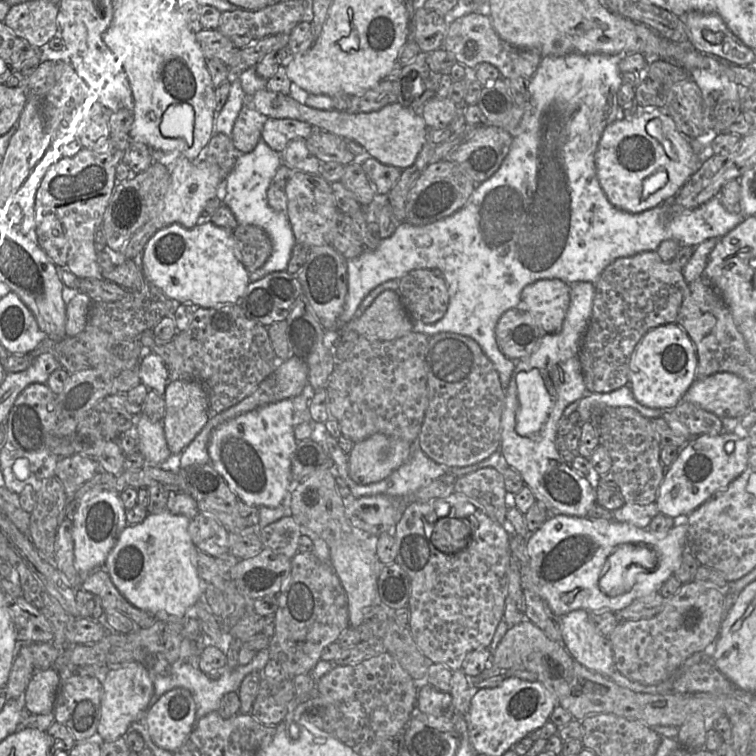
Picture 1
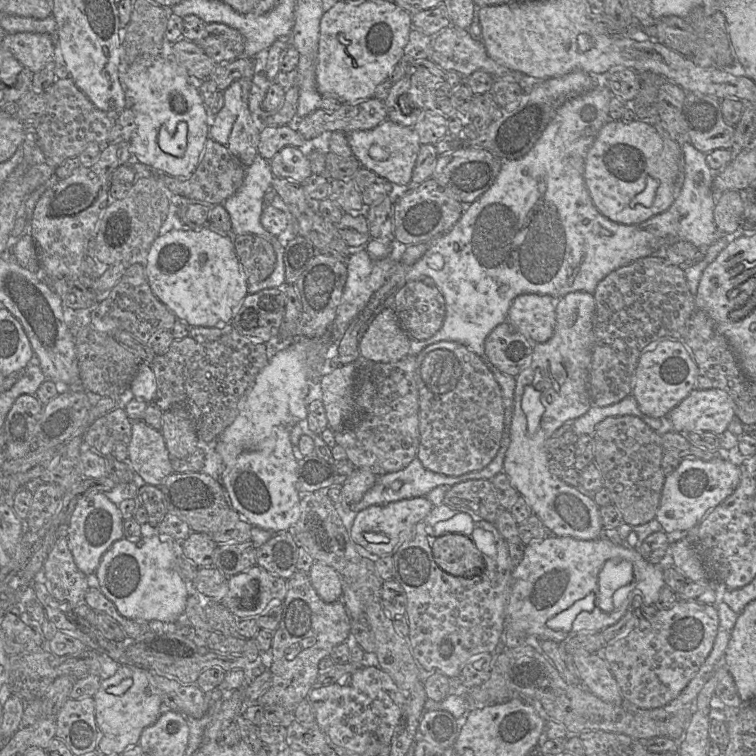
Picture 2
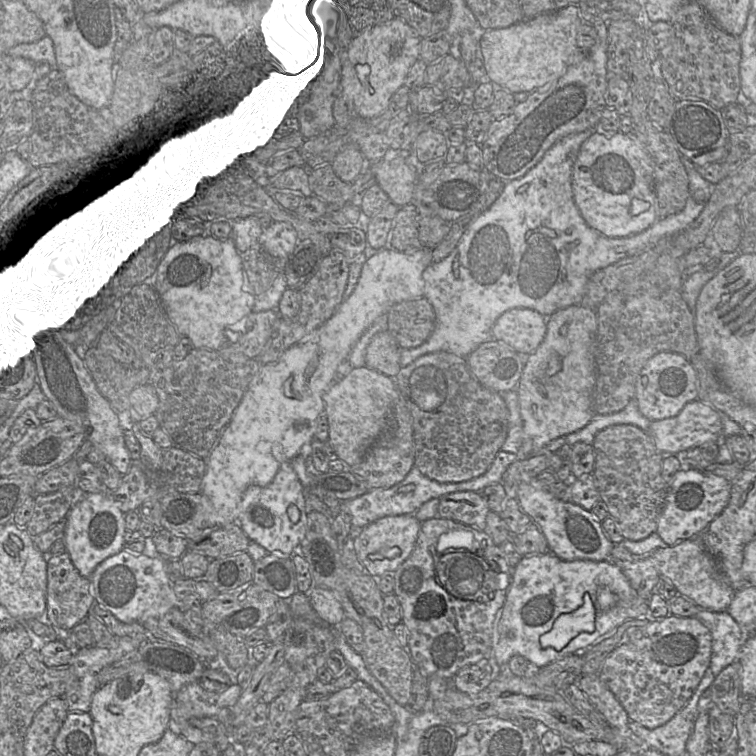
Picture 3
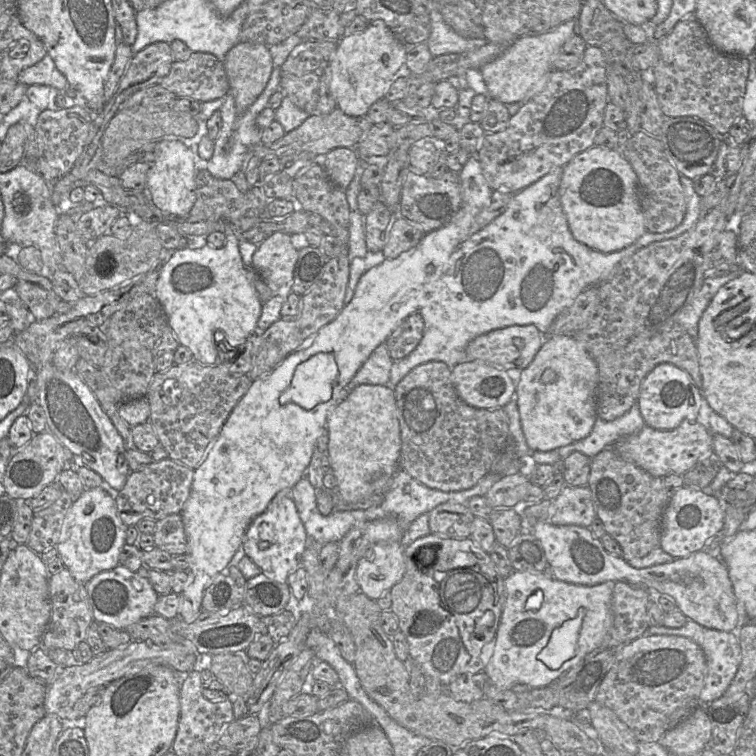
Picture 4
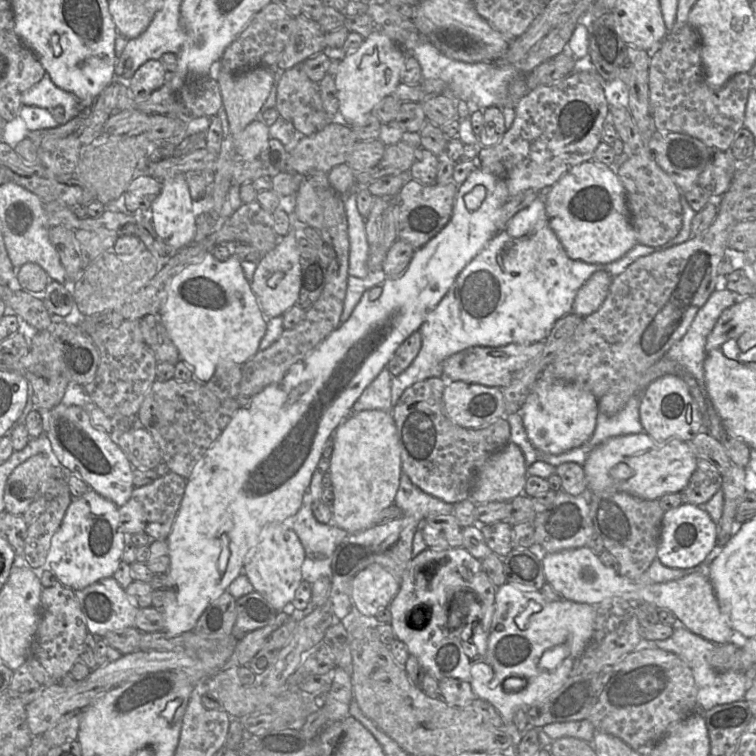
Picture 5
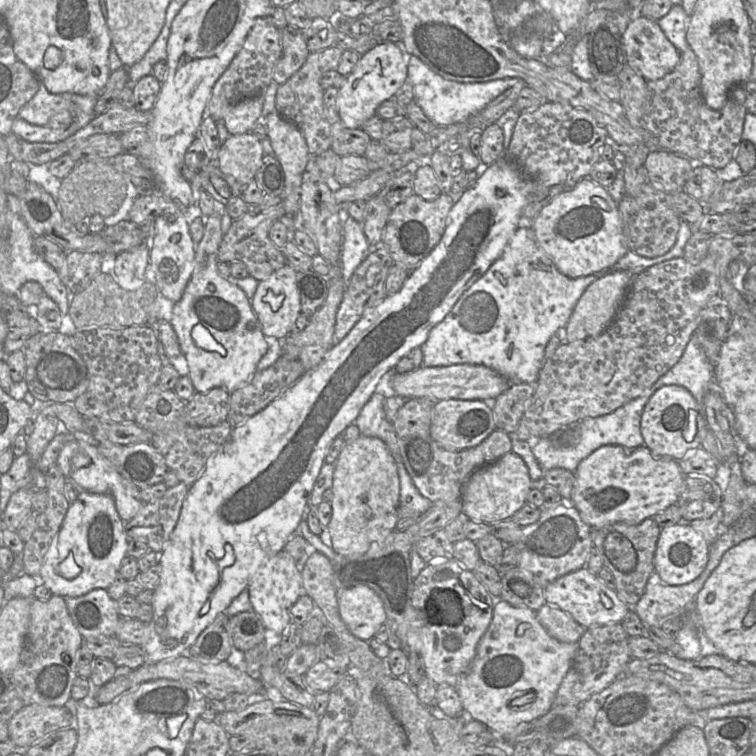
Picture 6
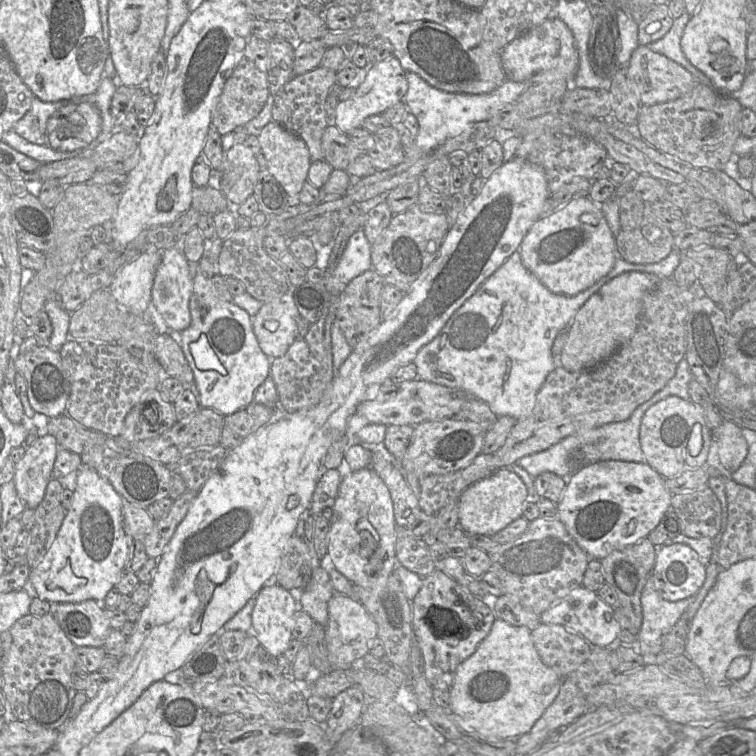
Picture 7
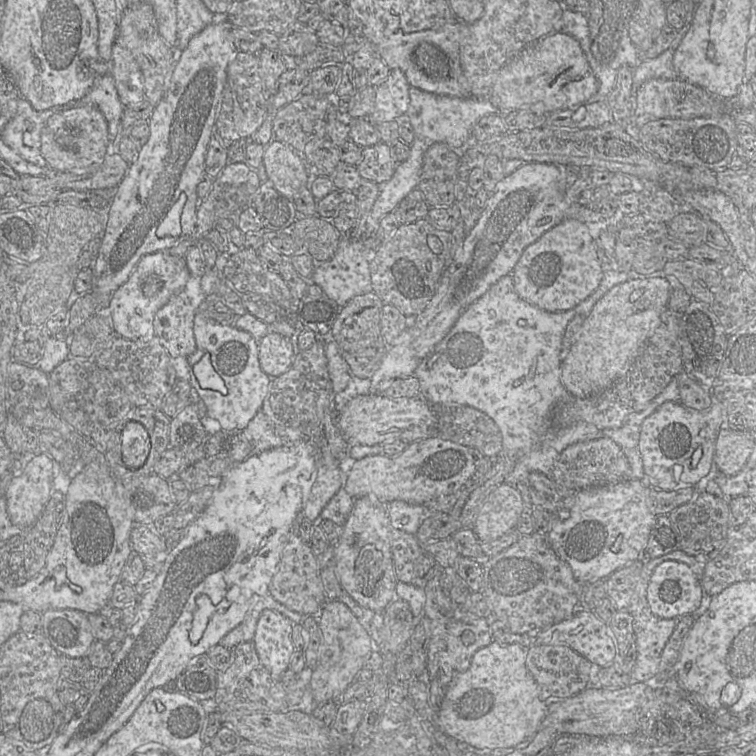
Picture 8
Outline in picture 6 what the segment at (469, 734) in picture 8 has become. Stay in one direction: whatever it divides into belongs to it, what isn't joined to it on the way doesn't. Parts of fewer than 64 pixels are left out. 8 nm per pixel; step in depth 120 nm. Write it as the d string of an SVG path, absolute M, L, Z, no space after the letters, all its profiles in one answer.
M496 598L491 623L478 643L476 655L463 673L456 690L467 718L480 721L505 741L524 732L528 723L546 714L577 652L578 643L565 643L549 635L537 619L537 613Z

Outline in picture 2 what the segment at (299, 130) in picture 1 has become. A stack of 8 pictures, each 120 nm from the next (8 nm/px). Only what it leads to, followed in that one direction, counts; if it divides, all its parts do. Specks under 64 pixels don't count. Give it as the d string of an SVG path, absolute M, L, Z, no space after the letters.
M295 125L263 126L258 144L258 154L270 162L283 148L294 147L300 150L305 143L306 140L297 132Z

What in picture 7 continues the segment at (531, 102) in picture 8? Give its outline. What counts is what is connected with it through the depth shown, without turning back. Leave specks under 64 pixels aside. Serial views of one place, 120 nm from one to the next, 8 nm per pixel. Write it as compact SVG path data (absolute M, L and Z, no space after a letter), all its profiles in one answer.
M554 16L510 42L502 51L501 62L506 79L515 82L528 81L541 71L554 71L574 85L579 55L572 32L563 21Z

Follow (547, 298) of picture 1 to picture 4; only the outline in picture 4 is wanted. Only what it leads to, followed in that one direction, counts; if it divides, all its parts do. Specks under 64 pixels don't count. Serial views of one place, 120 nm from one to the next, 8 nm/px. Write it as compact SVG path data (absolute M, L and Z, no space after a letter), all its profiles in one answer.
M533 324L494 329L466 347L468 361L483 360L506 371L525 369L540 350L544 338Z

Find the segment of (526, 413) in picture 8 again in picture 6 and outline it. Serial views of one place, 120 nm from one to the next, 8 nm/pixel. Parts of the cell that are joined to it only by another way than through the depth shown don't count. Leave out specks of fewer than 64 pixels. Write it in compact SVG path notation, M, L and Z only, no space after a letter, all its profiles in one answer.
M680 220L676 241L665 254L648 258L628 250L612 267L608 268L609 270L569 278L562 274L552 260L538 247L532 226L519 226L505 246L502 255L460 296L445 318L430 330L426 341L420 346L423 356L422 366L479 364L493 369L510 384L537 384L540 371L546 361L545 347L549 339L560 329L565 328L579 298L592 282L607 272L627 271L637 274L652 265L681 257L691 234L691 225Z

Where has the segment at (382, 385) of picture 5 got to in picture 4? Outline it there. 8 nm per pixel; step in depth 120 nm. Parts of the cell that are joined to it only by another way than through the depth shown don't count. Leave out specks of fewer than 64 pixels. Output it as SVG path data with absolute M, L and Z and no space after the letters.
M386 342L378 345L342 390L342 400L361 384L389 385L392 362Z

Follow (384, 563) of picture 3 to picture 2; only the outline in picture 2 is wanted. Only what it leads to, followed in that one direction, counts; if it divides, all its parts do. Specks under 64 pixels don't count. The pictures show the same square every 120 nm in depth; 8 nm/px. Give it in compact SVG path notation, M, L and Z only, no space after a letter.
M426 496L403 499L384 505L373 505L356 513L350 536L352 541L375 557L393 555L397 547L411 537L415 525L424 520L434 506Z

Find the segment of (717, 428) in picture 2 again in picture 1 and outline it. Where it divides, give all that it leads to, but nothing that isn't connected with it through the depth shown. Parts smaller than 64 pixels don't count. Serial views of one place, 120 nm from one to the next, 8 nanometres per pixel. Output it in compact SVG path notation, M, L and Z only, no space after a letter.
M730 372L695 380L682 401L696 404L721 419L740 418L751 408L746 382Z

